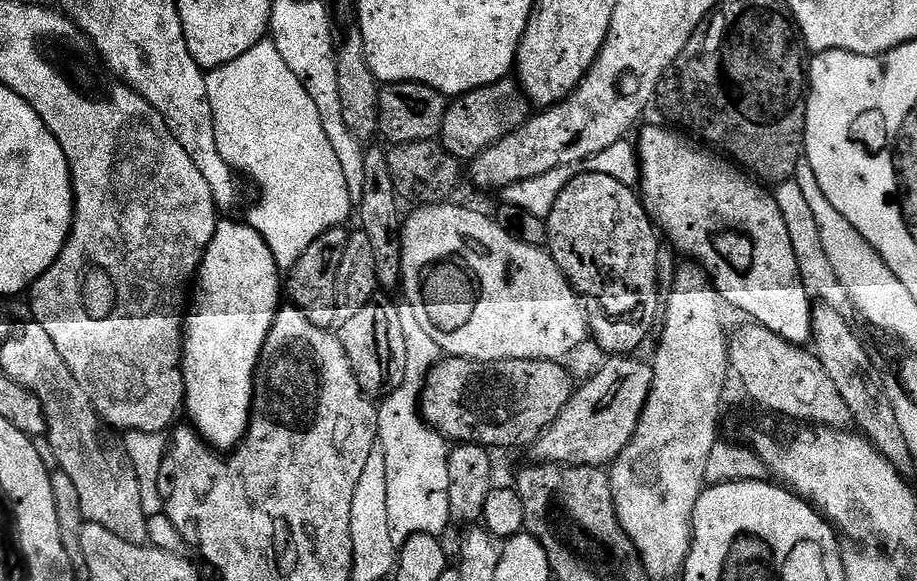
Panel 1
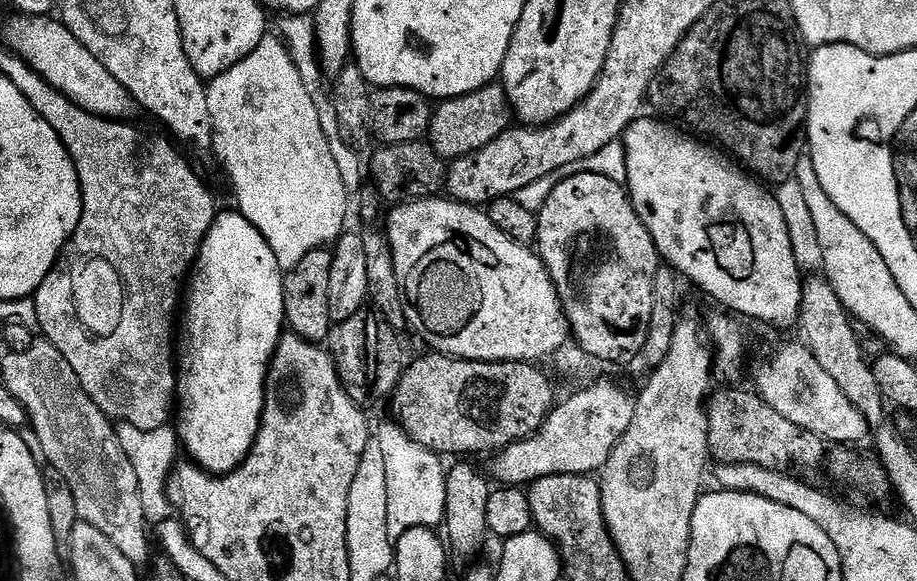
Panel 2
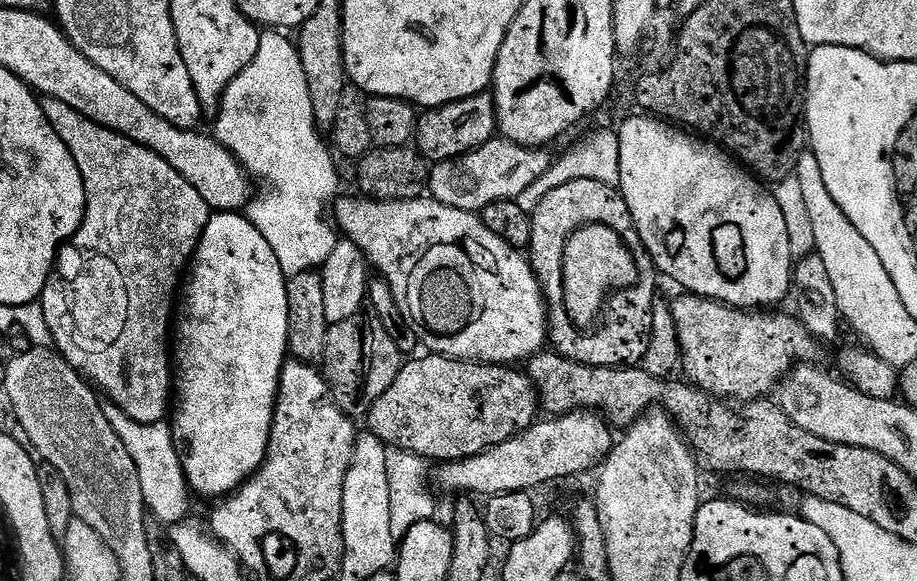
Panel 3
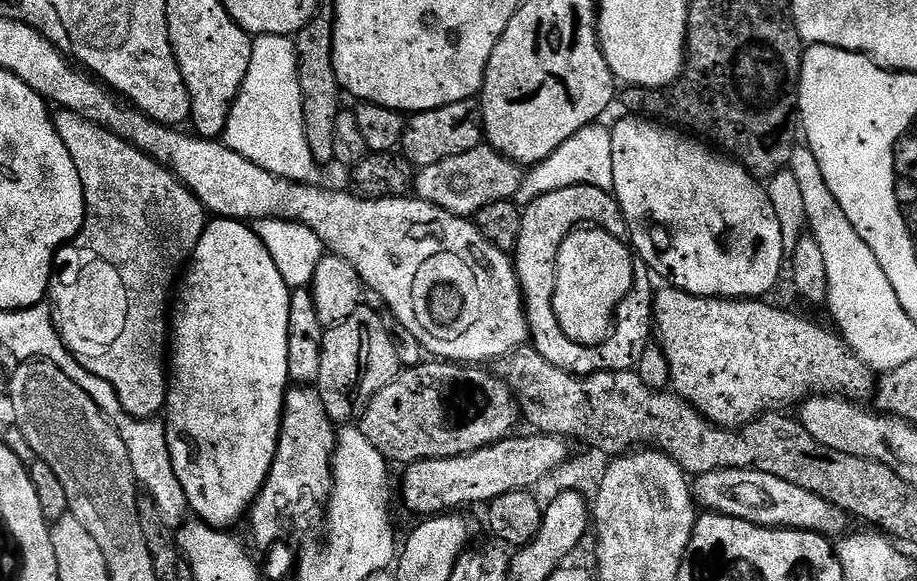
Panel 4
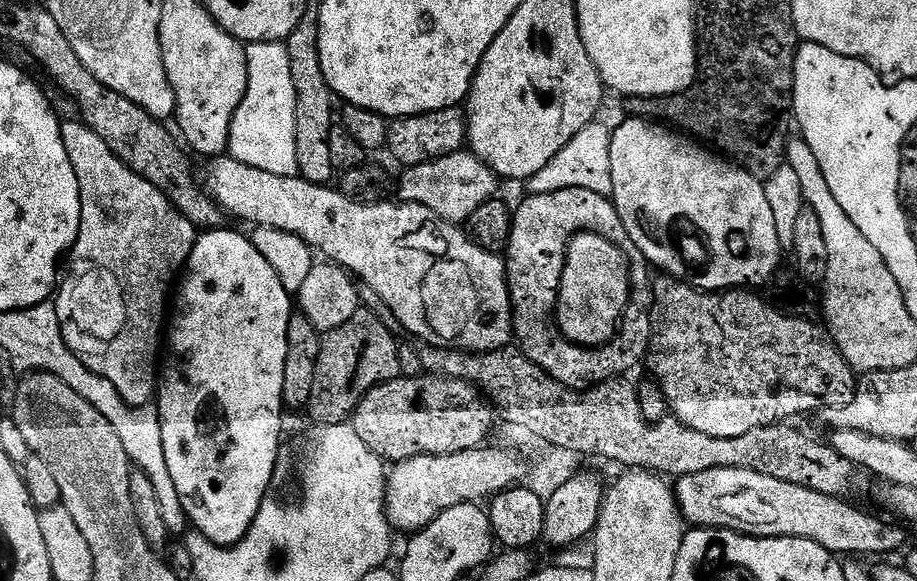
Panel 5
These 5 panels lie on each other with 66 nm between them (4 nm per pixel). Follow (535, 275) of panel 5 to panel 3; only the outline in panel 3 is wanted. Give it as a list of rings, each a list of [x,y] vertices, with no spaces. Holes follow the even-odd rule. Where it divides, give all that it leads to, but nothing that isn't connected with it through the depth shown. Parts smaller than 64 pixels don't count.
[[[582,178],[582,182],[566,182],[566,186],[550,190],[550,194],[538,202],[530,215],[532,233],[526,252],[542,285],[544,303],[548,309],[548,340],[555,353],[588,367],[631,368],[639,365],[650,342],[652,311],[649,305],[610,308],[604,316],[604,328],[597,327],[587,332],[572,324],[563,298],[563,251],[572,232],[587,224],[601,224],[626,234],[627,246],[635,253],[638,268],[646,270],[653,267],[648,252],[640,246],[638,230],[630,218],[630,206],[626,206],[619,187],[606,182],[590,182],[590,178]]]

